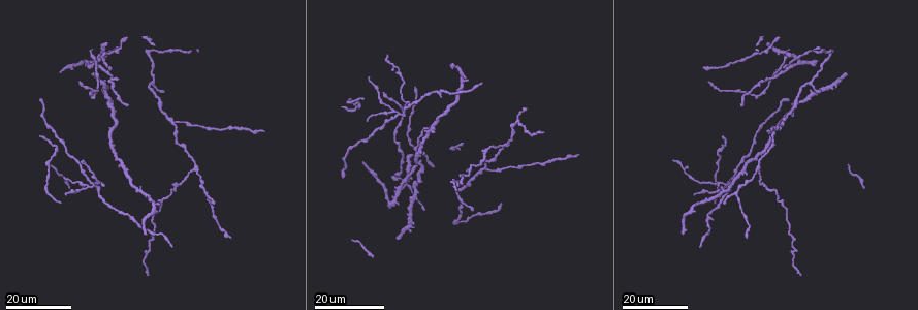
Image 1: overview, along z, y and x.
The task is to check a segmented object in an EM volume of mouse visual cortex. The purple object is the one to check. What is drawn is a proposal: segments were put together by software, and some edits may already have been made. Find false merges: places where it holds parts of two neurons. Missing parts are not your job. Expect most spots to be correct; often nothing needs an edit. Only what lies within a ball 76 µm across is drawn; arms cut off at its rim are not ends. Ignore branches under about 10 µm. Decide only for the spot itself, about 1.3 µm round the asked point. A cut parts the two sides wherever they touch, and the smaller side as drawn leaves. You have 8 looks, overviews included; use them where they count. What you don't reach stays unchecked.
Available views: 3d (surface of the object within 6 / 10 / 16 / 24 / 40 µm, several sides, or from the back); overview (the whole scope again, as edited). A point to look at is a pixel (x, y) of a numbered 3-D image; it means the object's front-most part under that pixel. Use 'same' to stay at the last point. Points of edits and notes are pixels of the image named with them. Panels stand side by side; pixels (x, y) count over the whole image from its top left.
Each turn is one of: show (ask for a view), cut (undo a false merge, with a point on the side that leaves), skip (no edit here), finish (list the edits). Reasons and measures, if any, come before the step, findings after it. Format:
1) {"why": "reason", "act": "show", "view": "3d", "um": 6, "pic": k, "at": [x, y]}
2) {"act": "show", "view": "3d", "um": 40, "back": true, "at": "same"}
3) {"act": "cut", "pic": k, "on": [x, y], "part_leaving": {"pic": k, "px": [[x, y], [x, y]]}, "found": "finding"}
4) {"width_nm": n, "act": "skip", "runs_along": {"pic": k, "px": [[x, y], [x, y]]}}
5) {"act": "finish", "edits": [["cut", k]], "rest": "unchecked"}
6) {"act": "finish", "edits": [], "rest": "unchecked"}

{"why": "three arms meet", "act": "show", "view": "3d", "um": 24, "pic": 1, "at": [398, 113]}

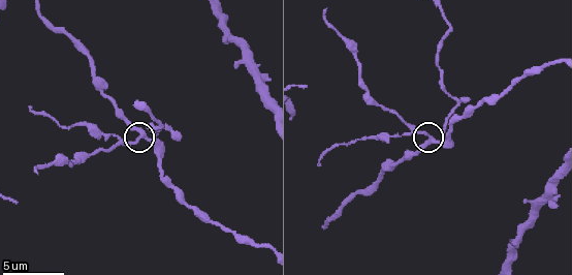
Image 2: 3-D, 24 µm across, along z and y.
{"act": "show", "view": "3d", "um": 10, "pic": 2, "at": [429, 139]}

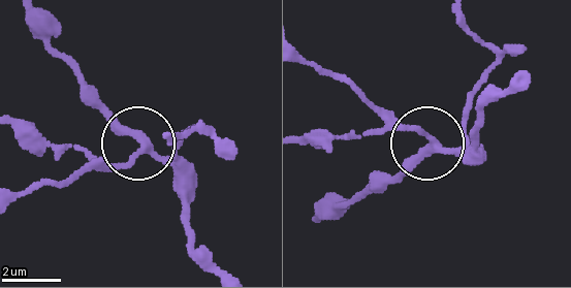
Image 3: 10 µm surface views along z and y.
{"arms": 3, "act": "skip", "found": "continuous, no second neuron"}

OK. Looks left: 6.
{"why": "two arms in line, one across", "act": "show", "view": "3d", "um": 16, "pic": 1, "at": [172, 125]}

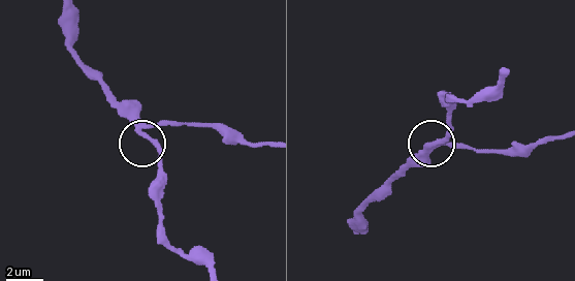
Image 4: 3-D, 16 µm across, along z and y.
{"act": "show", "view": "3d", "um": 6, "pic": 4, "at": [144, 135]}

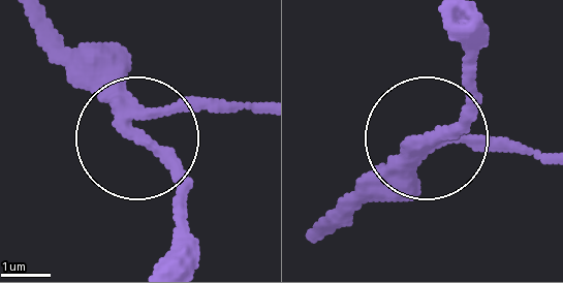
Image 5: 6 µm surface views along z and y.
{"side_arm_um": 32, "act": "skip", "runs_along": {"pic": 5, "px": [[323, 233], [423, 139], [496, 135], [529, 147]]}, "found": "one neuron here"}

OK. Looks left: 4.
{"act": "show", "view": "3d", "um": 16, "pic": 1, "at": [760, 169]}

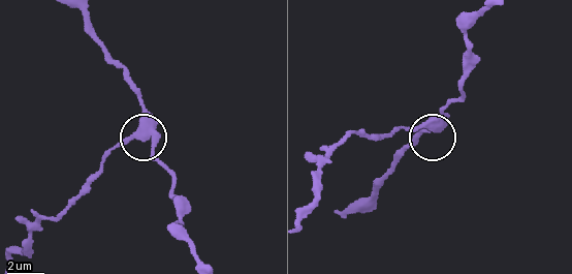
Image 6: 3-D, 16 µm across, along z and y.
{"act": "show", "view": "3d", "um": 6, "pic": 6, "at": [137, 135]}

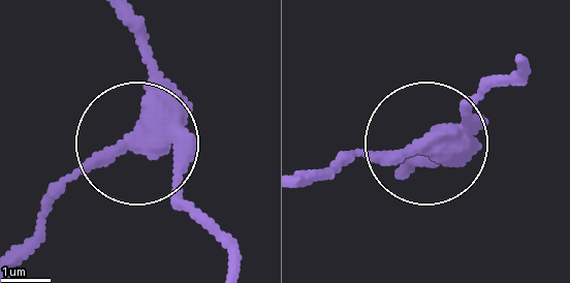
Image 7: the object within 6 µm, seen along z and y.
{"act": "skip", "found": "all the same neuron"}

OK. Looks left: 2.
{"act": "finish", "edits": [], "rest": "unchecked"}

